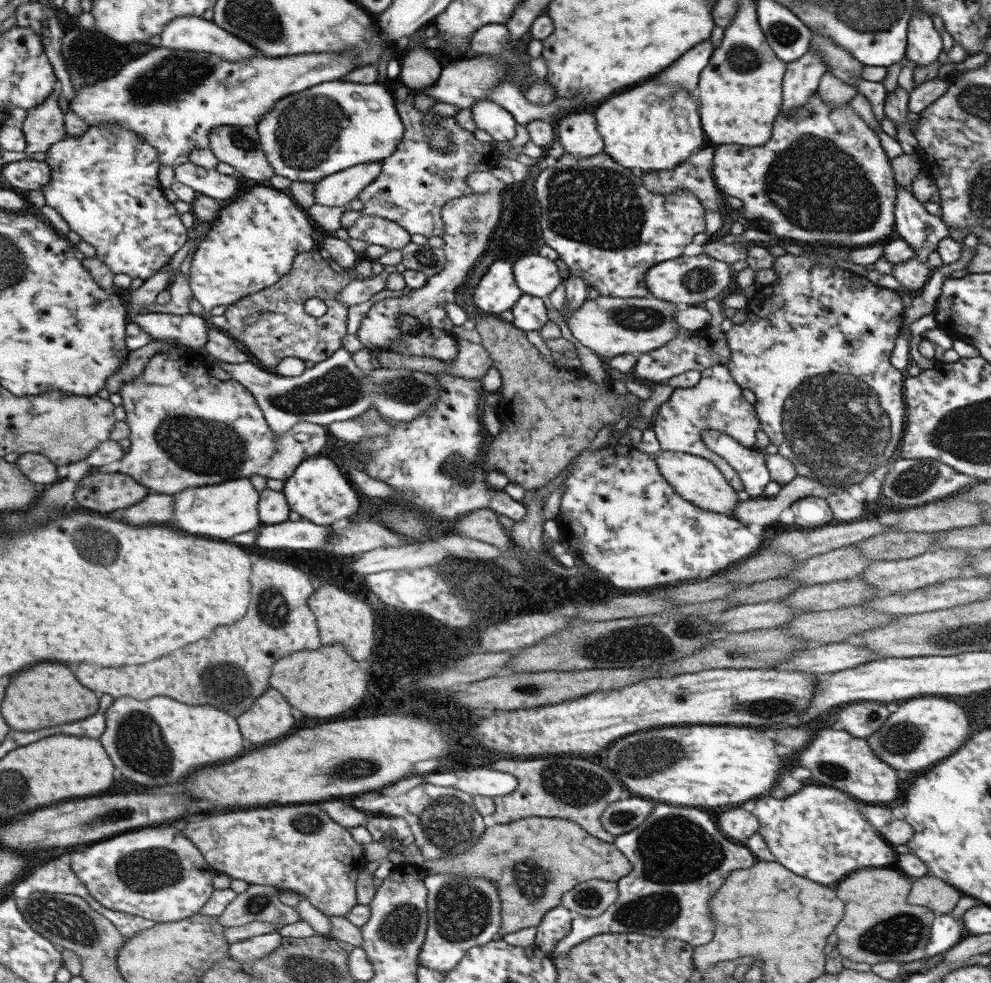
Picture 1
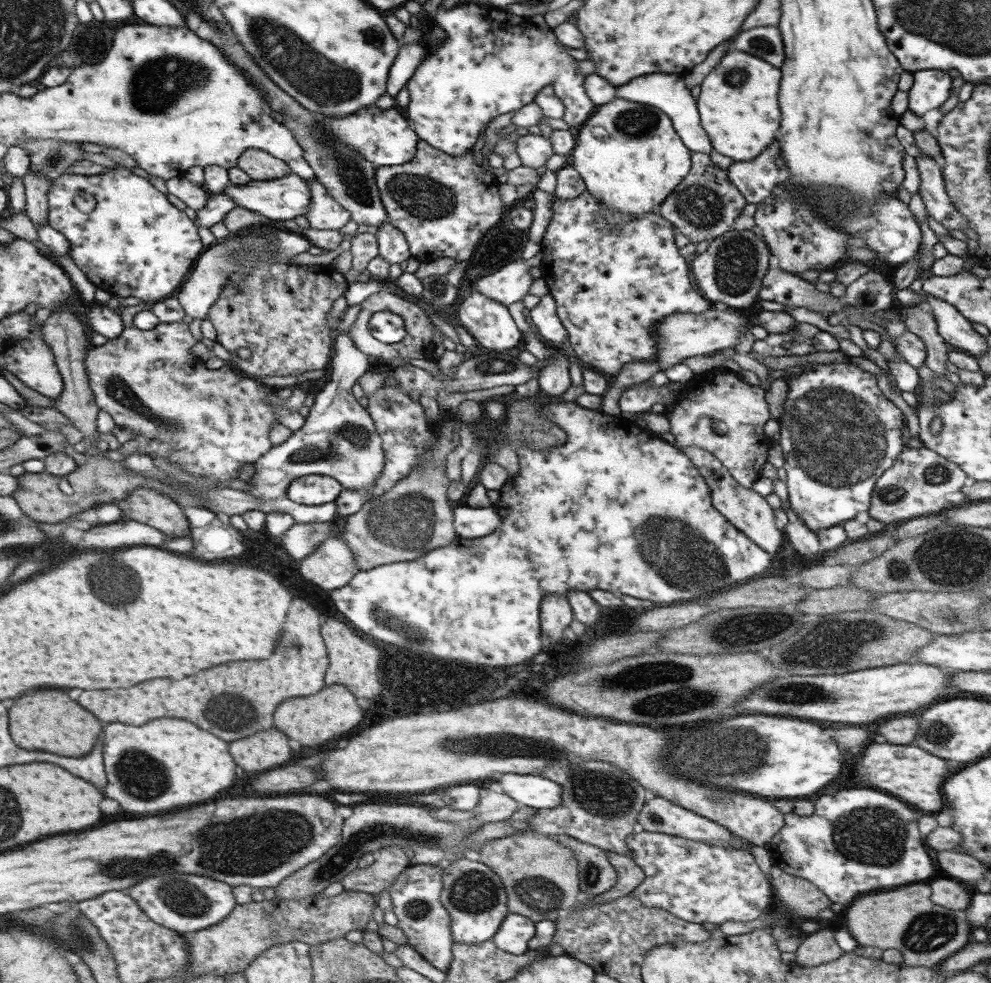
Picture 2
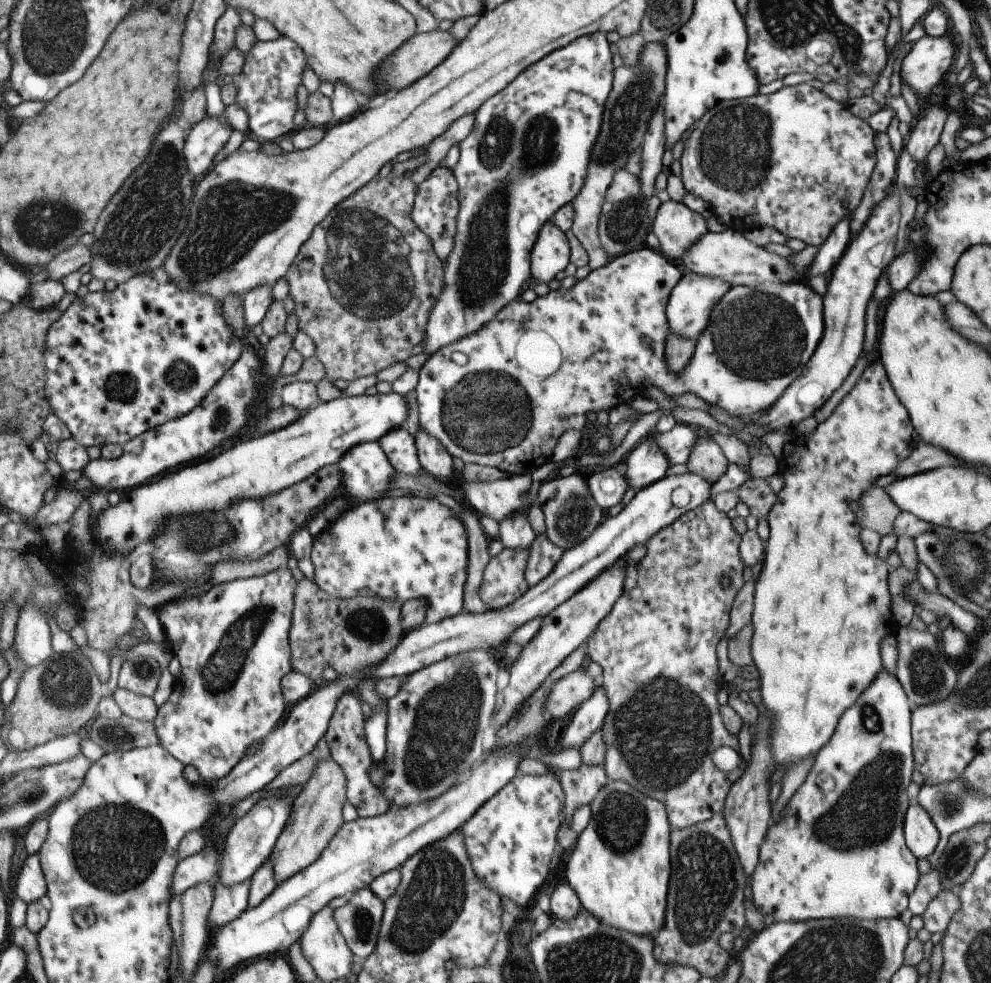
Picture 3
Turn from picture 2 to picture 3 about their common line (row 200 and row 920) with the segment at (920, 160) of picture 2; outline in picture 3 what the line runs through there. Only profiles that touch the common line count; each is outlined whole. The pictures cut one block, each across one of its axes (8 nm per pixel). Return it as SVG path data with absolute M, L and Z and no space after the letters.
M941 890L929 901L921 914L923 928L933 932L939 932L943 936L947 923L960 907L960 900L955 890Z

